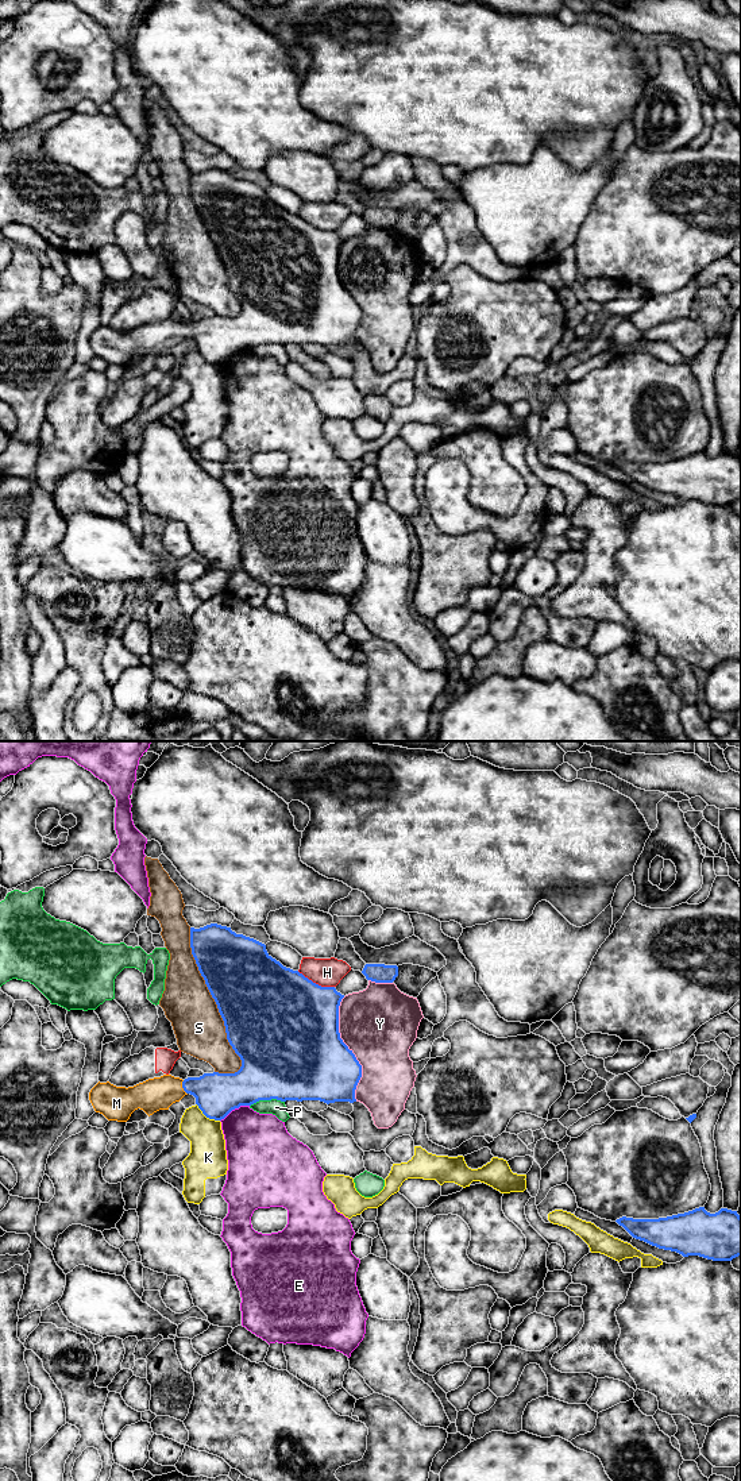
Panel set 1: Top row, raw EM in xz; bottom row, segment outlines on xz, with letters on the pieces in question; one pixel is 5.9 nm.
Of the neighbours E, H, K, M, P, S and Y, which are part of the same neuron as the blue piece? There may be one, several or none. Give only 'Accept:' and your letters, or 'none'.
Accept: M

